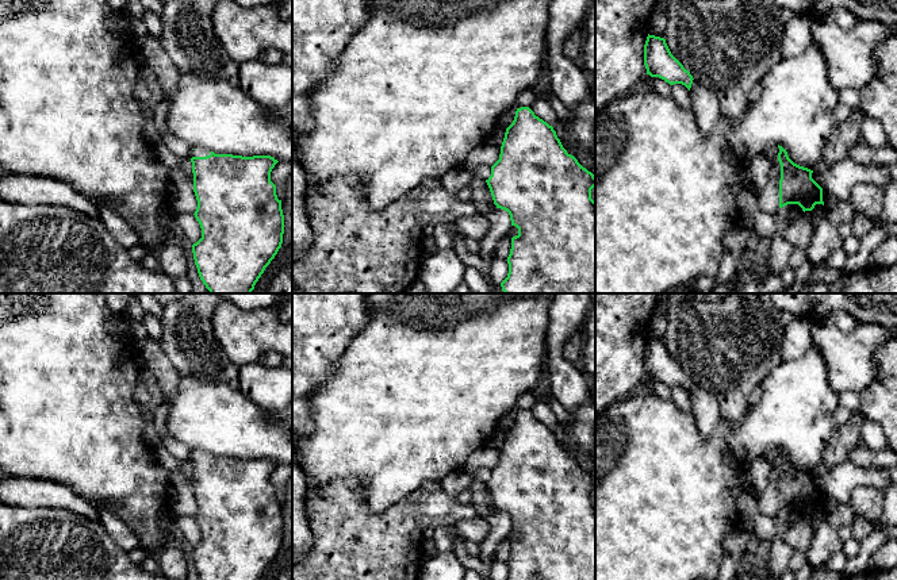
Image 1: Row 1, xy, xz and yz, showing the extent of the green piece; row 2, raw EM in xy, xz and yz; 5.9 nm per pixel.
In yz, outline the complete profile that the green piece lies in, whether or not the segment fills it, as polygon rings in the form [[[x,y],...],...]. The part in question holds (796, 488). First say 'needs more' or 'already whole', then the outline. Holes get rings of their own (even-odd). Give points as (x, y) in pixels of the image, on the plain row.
already whole | [[[779,449],[781,466],[779,511],[798,507],[802,514],[812,514],[816,507],[823,507],[823,491],[812,481],[813,473],[794,466],[787,454]]]

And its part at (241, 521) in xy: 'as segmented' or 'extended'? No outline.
extended

